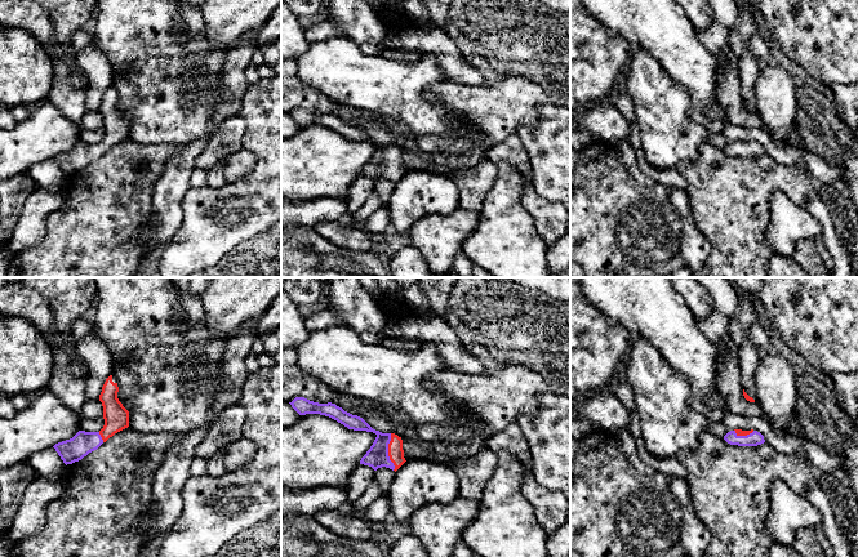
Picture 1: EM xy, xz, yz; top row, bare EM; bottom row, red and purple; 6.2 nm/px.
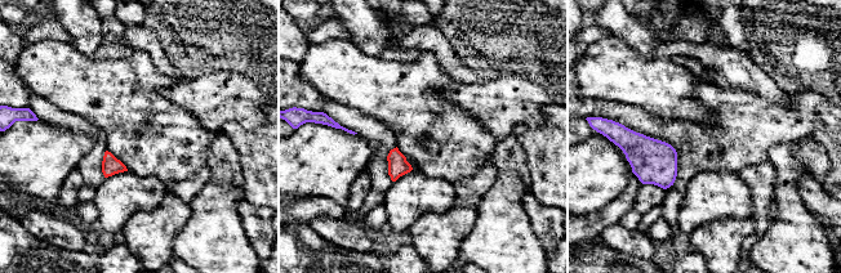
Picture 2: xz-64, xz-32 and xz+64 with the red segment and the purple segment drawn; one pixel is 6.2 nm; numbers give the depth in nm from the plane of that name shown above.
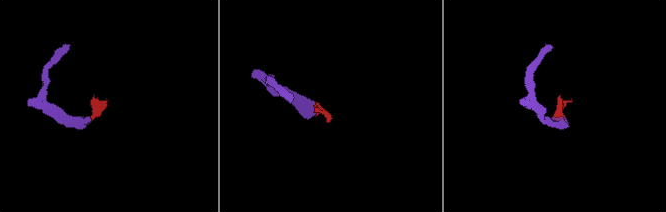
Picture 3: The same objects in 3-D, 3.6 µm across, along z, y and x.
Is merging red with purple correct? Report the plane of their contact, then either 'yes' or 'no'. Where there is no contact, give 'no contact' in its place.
xz | yes

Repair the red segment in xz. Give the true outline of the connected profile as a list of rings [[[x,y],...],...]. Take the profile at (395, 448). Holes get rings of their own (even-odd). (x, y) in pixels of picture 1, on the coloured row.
[[[295,397],[289,404],[299,415],[320,414],[337,420],[348,429],[375,433],[377,437],[370,449],[361,458],[360,464],[369,465],[374,471],[386,467],[396,472],[406,462],[401,437],[395,433],[382,433],[373,429],[363,418],[344,411],[335,404],[319,404],[304,397]]]

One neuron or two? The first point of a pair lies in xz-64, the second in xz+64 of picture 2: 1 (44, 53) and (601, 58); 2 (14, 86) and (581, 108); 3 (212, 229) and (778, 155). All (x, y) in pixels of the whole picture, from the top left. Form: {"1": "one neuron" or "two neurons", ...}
{"1": "one neuron", "2": "one neuron", "3": "one neuron"}

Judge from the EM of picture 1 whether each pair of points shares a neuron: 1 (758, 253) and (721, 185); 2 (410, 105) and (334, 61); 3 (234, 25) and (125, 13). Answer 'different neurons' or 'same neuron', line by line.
1: same neuron
2: same neuron
3: different neurons

